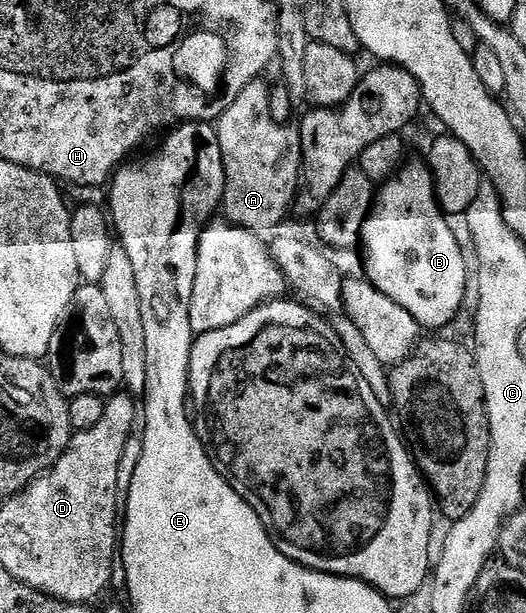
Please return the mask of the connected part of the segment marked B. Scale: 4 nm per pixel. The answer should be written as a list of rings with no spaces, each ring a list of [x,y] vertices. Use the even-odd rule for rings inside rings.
[[[423,160],[412,161],[399,170],[398,175],[386,180],[379,186],[378,192],[375,194],[372,203],[372,212],[369,213],[366,223],[364,224],[364,236],[362,238],[362,256],[364,263],[364,272],[367,280],[371,281],[374,288],[382,291],[384,295],[394,299],[396,303],[406,311],[410,311],[410,315],[414,315],[415,319],[425,329],[440,329],[443,325],[451,326],[453,321],[461,310],[465,308],[464,296],[468,293],[468,261],[464,258],[464,249],[460,246],[460,241],[456,238],[456,233],[452,230],[452,225],[449,218],[446,216],[443,209],[440,208],[440,203],[436,199],[436,181],[432,177],[432,171],[428,168]]]

